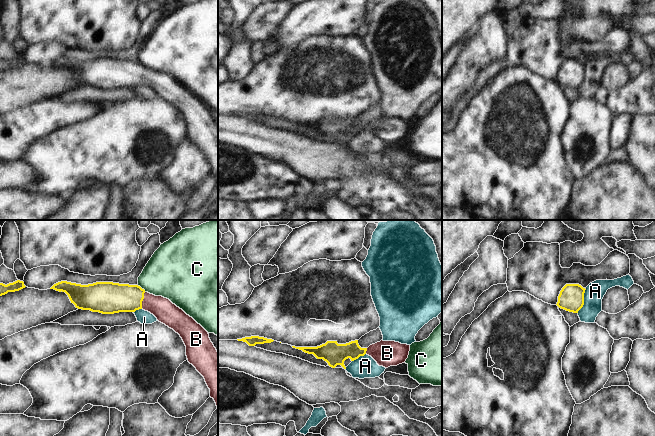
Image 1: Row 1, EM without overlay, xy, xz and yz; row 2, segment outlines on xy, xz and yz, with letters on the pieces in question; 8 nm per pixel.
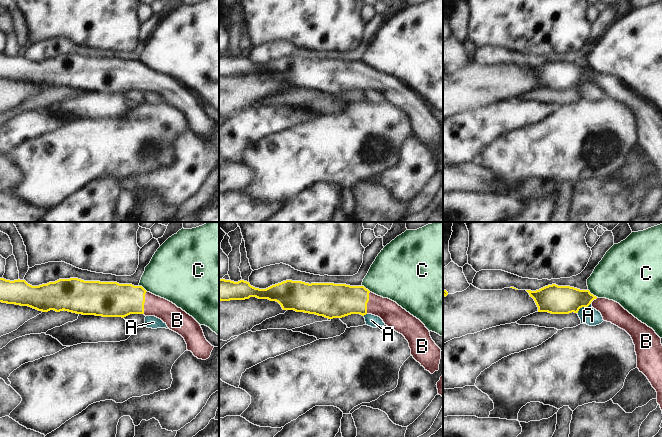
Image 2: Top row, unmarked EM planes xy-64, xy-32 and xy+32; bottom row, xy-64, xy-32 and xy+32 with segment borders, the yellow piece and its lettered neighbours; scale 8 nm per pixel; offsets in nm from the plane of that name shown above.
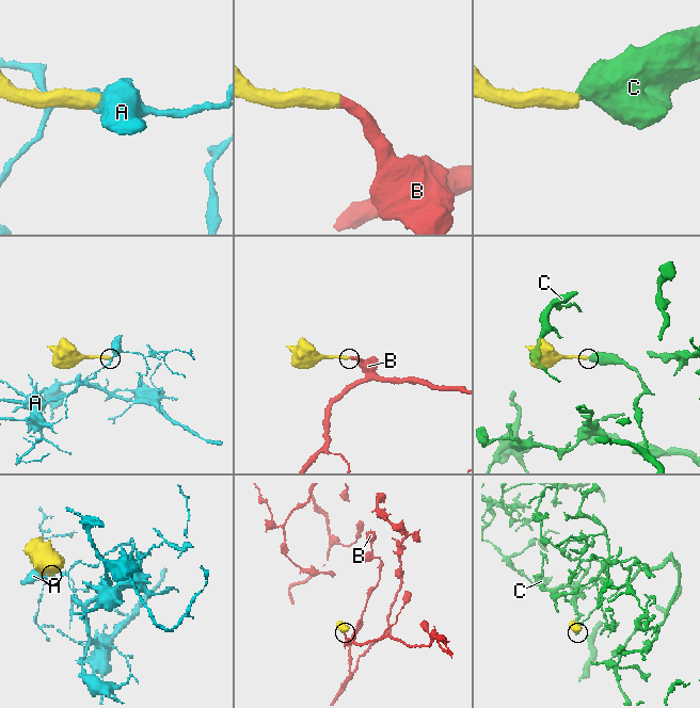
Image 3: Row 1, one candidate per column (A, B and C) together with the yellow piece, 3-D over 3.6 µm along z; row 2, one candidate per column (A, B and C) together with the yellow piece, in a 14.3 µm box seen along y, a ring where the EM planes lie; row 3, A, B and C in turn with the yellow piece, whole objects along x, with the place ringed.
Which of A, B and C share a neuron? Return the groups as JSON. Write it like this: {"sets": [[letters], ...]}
{"sets": [["A"], ["B"], ["C"]]}

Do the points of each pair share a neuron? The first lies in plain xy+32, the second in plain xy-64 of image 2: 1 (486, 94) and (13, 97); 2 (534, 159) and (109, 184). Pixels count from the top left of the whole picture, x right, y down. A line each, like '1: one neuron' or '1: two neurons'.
1: one neuron
2: two neurons

